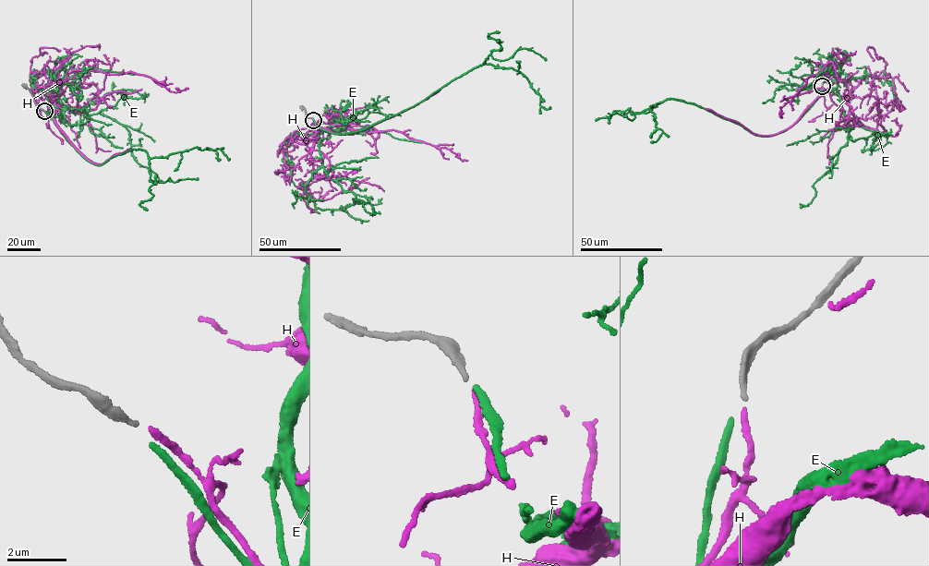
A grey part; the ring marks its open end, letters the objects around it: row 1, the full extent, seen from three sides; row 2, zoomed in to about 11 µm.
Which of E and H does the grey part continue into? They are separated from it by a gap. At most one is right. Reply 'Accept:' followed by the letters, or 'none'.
Accept: H

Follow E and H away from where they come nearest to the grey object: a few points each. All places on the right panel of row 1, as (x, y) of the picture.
E: (821, 87), (822, 95), (797, 122), (767, 137), (694, 104), (665, 100), (649, 109), (663, 132), (650, 142)
H: (822, 86), (817, 98), (836, 78), (833, 72), (836, 68), (807, 78), (792, 100), (784, 103), (779, 116)

